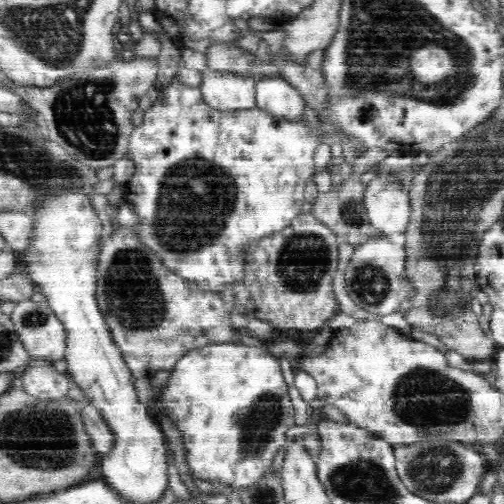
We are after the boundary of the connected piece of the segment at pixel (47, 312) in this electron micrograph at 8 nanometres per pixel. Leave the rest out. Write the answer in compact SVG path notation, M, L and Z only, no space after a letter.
M31 299L15 303L11 320L25 351L36 359L64 359L66 331L49 305Z

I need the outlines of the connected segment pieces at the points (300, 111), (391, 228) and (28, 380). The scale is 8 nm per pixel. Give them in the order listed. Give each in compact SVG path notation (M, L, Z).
M275 74L256 84L256 105L274 118L288 121L302 121L307 107L300 91Z
M378 176L367 184L363 203L372 226L381 230L384 236L405 232L411 215L409 188L404 187L396 177Z
M52 363L49 366L25 367L21 380L23 389L40 400L63 399L72 386L66 374L56 371Z

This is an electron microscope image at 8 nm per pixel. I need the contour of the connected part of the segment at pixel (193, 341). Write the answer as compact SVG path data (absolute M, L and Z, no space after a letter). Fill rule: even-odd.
M135 227L115 228L106 240L101 241L98 270L96 270L95 297L98 309L102 311L106 325L112 331L114 343L120 349L126 366L132 373L132 382L142 376L152 377L159 370L171 372L180 357L188 351L212 344L240 343L239 330L232 327L230 315L232 312L244 315L243 308L239 304L230 306L227 302L223 302L219 293L202 290L170 272L152 249L140 242Z

